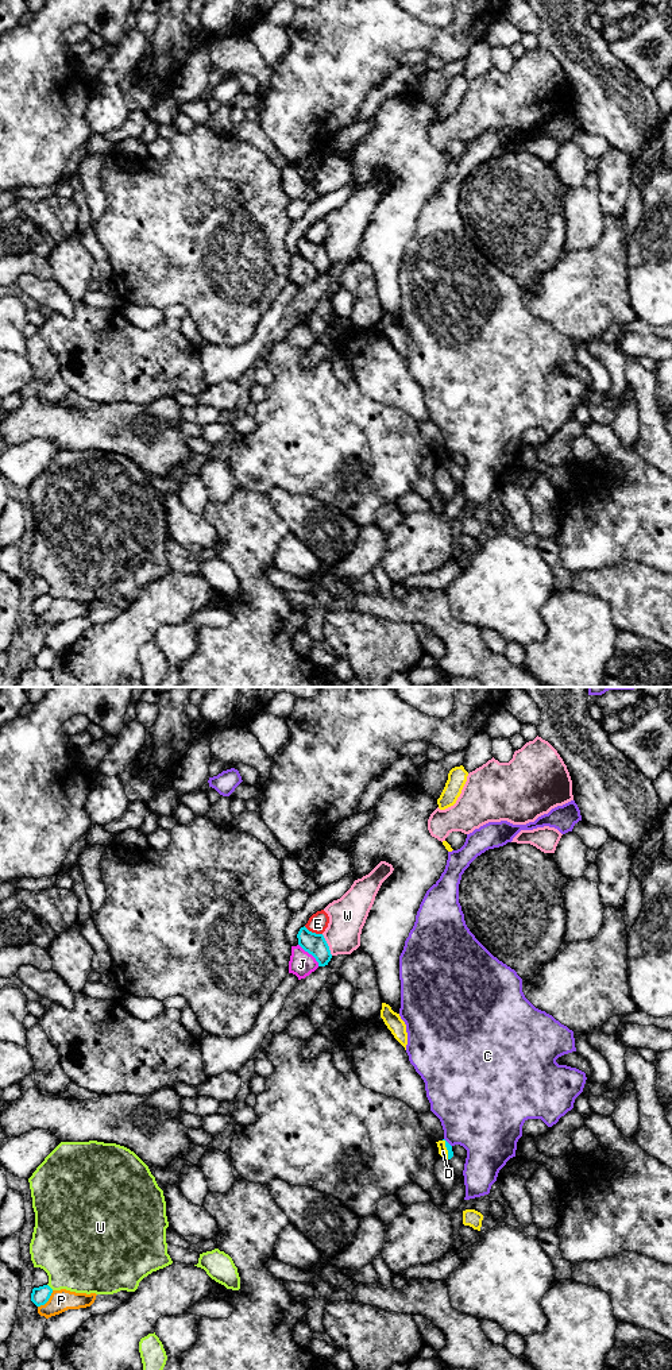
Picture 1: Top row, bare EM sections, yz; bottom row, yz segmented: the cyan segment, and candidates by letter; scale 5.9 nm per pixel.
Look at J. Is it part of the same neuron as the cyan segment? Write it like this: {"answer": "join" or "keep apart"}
{"answer": "keep apart"}

